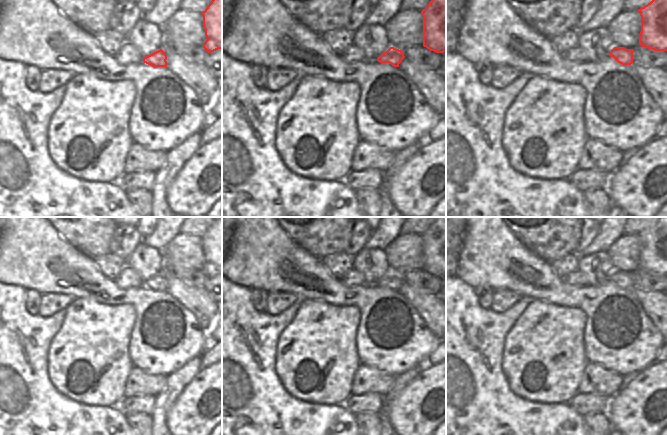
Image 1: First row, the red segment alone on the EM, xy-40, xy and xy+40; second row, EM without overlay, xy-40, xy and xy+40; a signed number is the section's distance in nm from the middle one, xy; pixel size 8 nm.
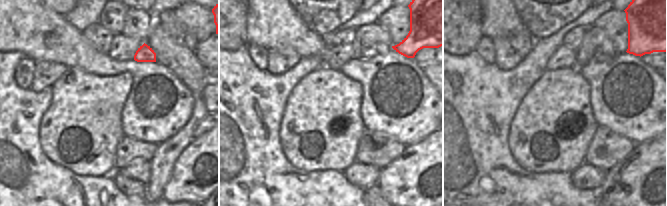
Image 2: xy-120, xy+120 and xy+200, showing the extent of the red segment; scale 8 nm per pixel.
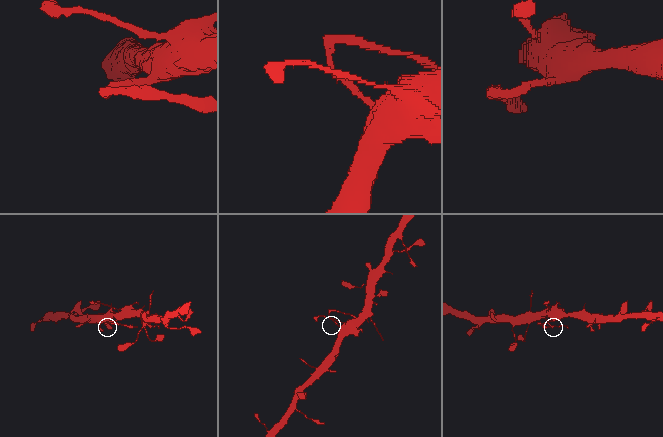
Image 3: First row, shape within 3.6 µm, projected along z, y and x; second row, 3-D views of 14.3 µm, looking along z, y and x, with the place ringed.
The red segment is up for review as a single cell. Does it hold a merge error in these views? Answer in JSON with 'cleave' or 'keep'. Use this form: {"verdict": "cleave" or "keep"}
{"verdict": "cleave"}

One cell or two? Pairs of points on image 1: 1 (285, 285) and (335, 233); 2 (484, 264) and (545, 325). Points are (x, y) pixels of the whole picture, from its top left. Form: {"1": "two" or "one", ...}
{"1": "two", "2": "two"}

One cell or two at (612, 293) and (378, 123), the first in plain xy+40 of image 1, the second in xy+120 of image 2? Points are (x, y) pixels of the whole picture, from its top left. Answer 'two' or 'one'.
one

